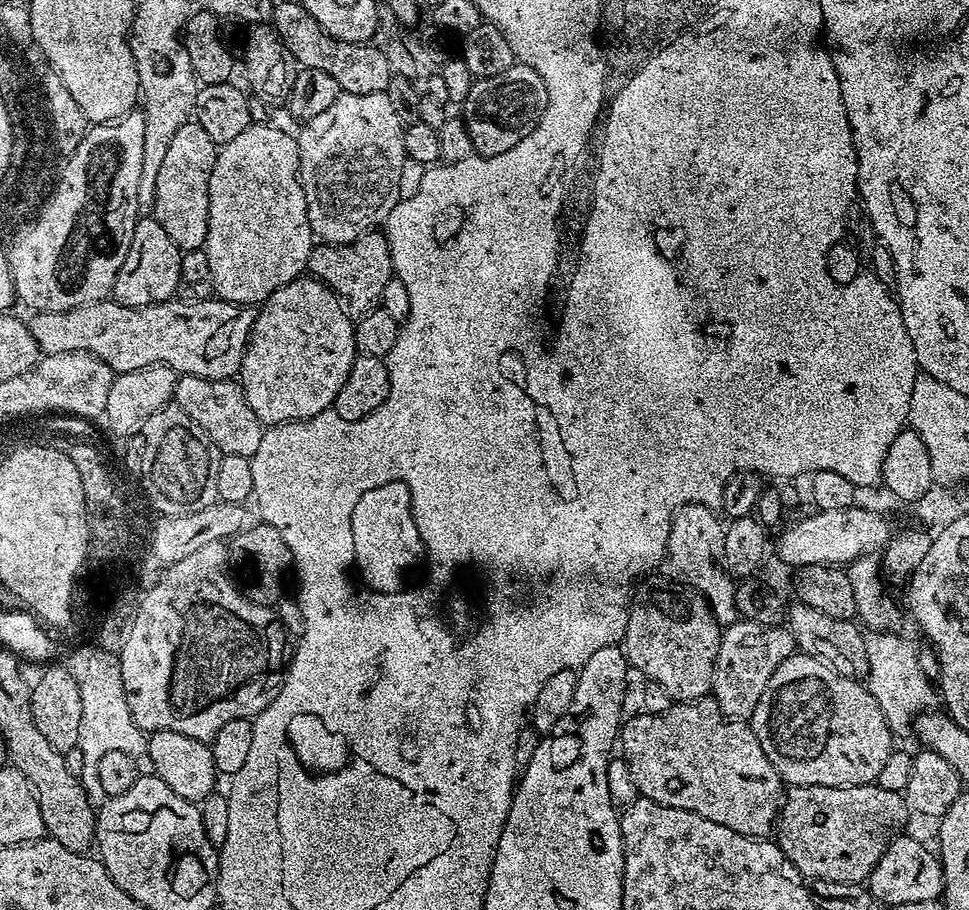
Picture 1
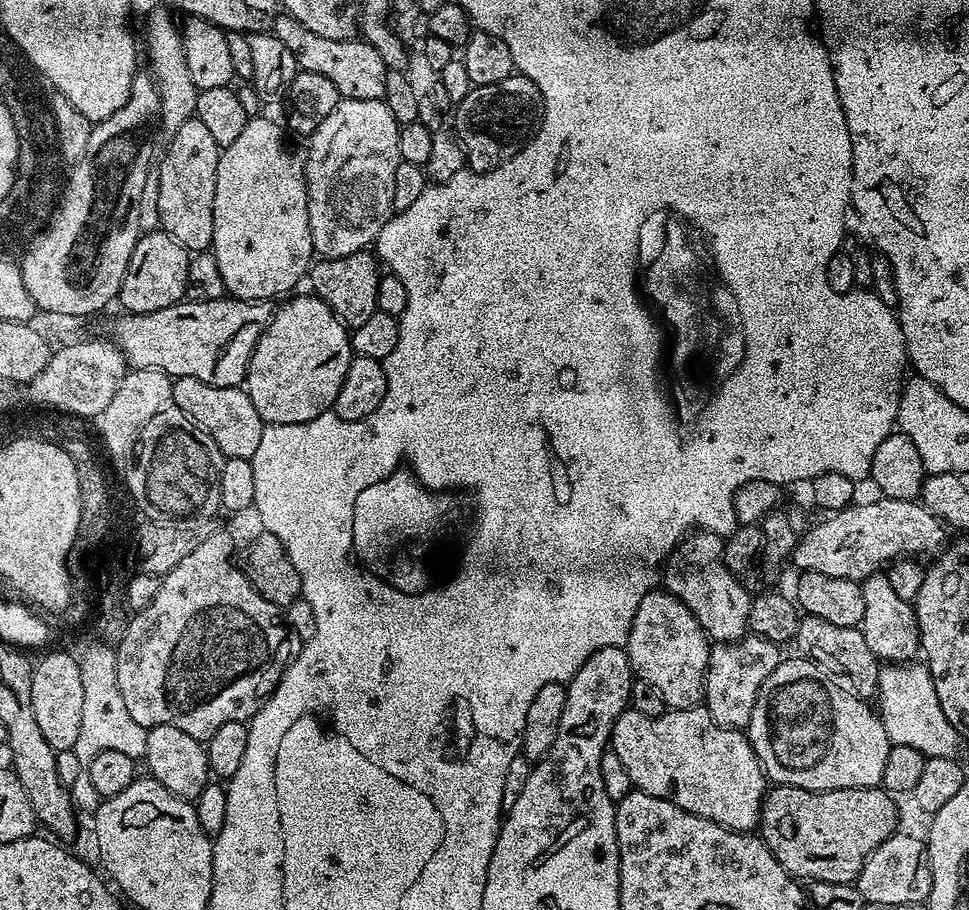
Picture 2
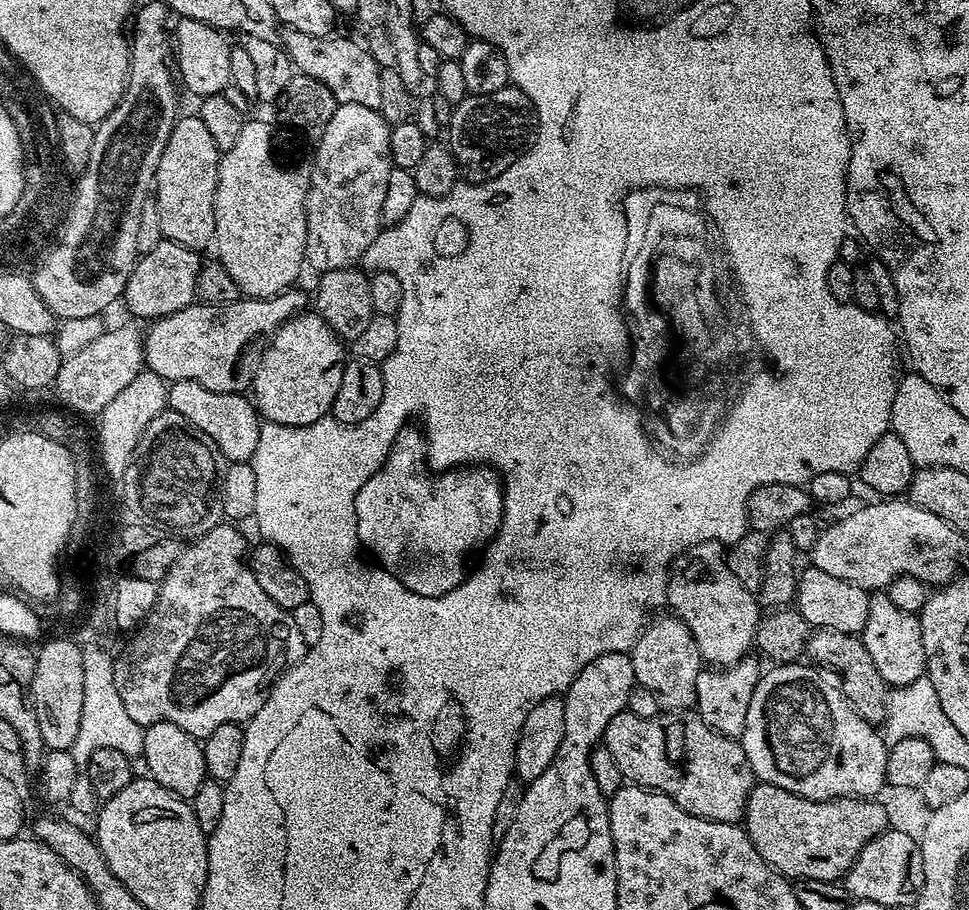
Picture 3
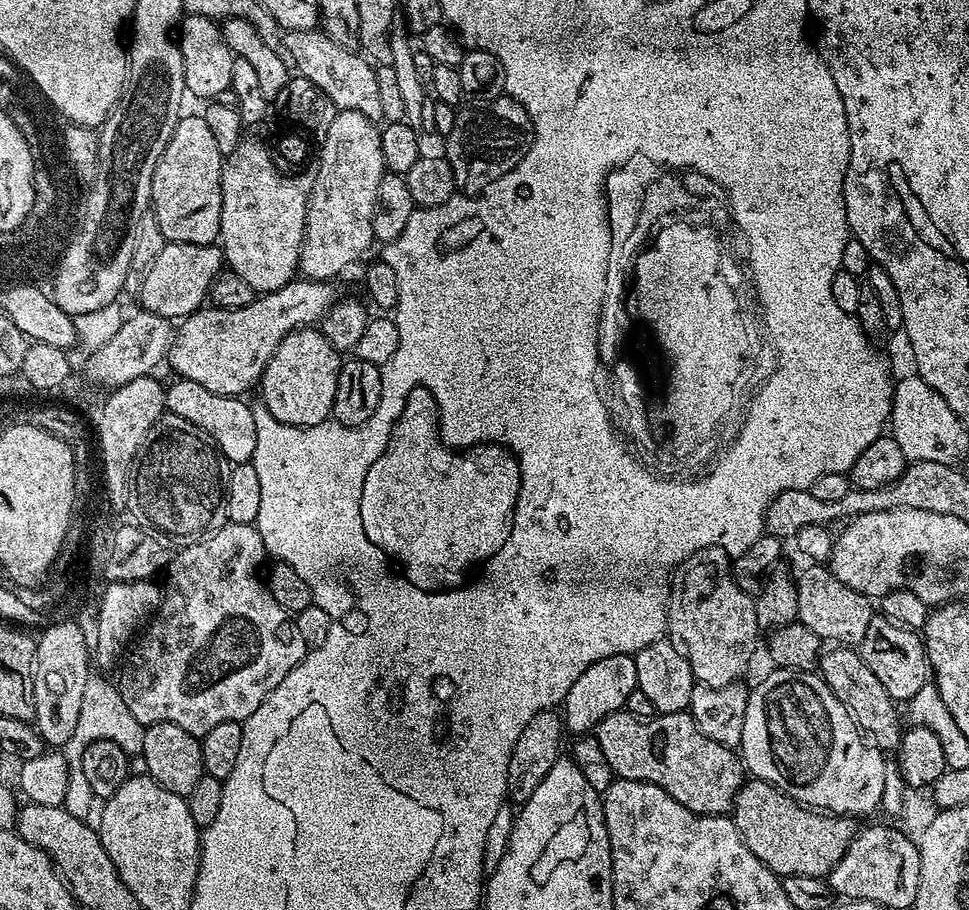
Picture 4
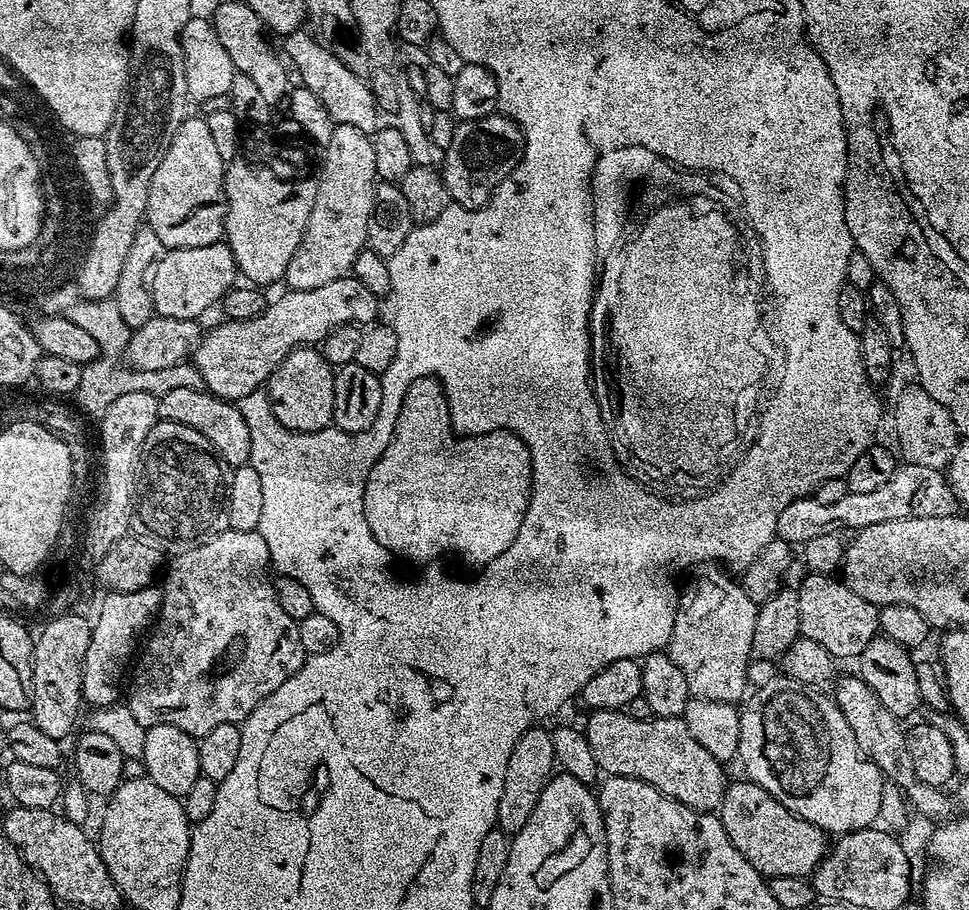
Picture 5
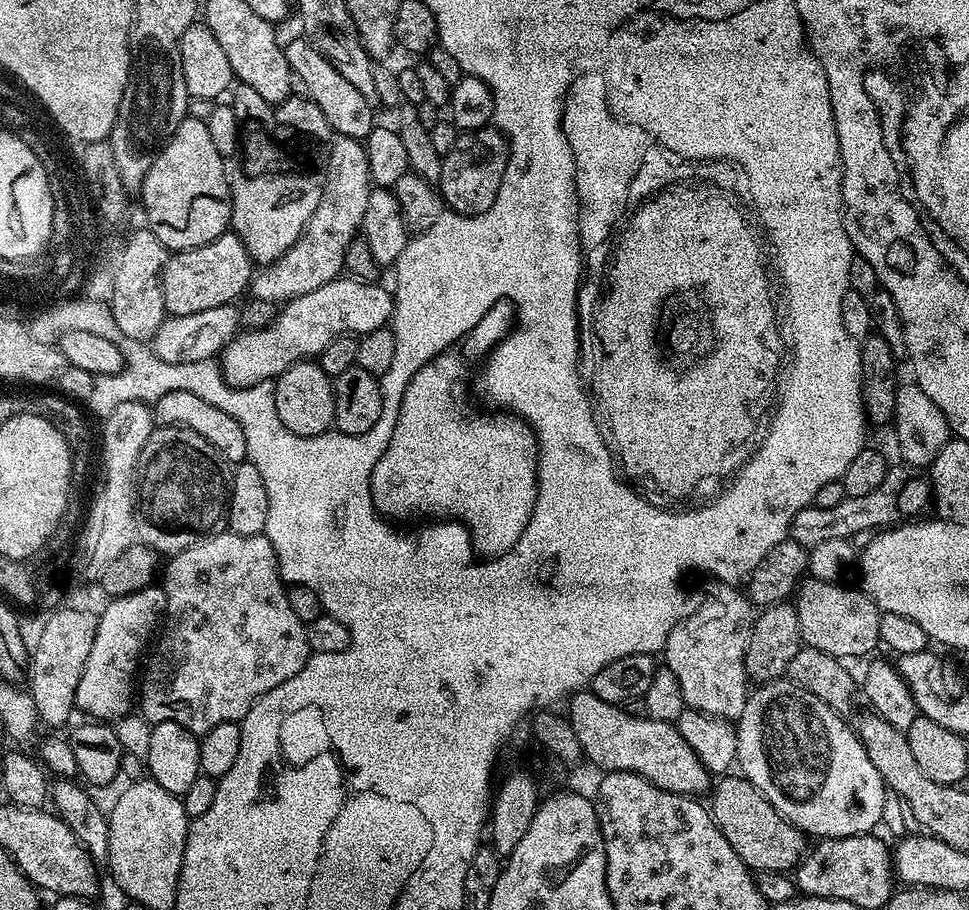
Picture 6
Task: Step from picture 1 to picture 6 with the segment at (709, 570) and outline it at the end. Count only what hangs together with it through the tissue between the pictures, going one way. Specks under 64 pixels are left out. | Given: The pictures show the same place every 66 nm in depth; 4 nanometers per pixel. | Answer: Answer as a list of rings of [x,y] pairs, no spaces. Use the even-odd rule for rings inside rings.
[[[712,582],[704,601],[687,616],[688,613],[677,620],[676,625],[670,630],[668,640],[662,649],[663,663],[672,671],[674,678],[678,678],[678,686],[682,686],[684,702],[689,709],[706,712],[709,716],[719,716],[729,722],[739,721],[744,703],[748,701],[750,695],[750,687],[748,688],[750,677],[744,668],[744,655],[747,652],[754,621],[753,605],[739,587],[723,582]]]

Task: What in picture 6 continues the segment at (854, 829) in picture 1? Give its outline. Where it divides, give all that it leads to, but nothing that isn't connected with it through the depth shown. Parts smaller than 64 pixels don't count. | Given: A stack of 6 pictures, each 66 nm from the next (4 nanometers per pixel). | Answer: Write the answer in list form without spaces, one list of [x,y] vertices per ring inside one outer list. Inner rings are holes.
[[[721,775],[717,779],[720,781],[717,784],[715,781],[710,792],[710,811],[718,830],[722,830],[726,842],[734,846],[734,854],[738,854],[738,858],[742,858],[744,865],[753,873],[791,873],[805,855],[805,833],[794,827],[785,816],[778,814],[772,803],[751,782],[744,779],[743,775],[732,775]]]

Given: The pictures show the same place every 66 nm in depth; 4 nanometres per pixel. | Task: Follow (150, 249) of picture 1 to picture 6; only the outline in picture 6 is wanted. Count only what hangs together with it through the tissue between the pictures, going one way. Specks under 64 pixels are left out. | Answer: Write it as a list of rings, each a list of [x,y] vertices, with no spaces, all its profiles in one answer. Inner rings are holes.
[[[224,232],[206,246],[169,255],[164,271],[160,273],[164,311],[168,316],[181,316],[232,304],[249,291],[253,275],[254,261],[242,246],[242,242],[235,232]]]

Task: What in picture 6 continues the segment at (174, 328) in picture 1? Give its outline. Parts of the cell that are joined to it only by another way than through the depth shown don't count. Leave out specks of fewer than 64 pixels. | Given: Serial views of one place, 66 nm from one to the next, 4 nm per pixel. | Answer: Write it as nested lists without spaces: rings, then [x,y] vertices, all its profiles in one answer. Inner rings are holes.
[[[337,278],[326,282],[326,286],[318,286],[318,290],[310,290],[310,294],[302,294],[298,298],[287,301],[277,311],[275,318],[264,328],[250,328],[241,331],[225,344],[218,365],[230,388],[253,388],[256,384],[275,381],[277,376],[292,364],[299,364],[309,358],[319,357],[326,346],[336,336],[345,334],[363,334],[370,330],[385,327],[394,315],[394,296],[380,285],[380,282],[369,282],[359,278],[344,280]]]

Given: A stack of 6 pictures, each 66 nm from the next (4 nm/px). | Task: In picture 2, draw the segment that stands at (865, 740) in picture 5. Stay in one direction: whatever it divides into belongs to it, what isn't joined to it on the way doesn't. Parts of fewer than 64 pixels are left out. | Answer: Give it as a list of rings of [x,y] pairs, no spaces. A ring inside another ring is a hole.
[[[807,614],[801,615],[800,625],[796,631],[794,647],[805,660],[813,660],[823,672],[827,672],[841,688],[861,698],[876,696],[876,687],[882,667],[876,659],[874,650],[866,646],[866,638],[859,628],[850,626],[830,626],[826,618],[814,618]]]

